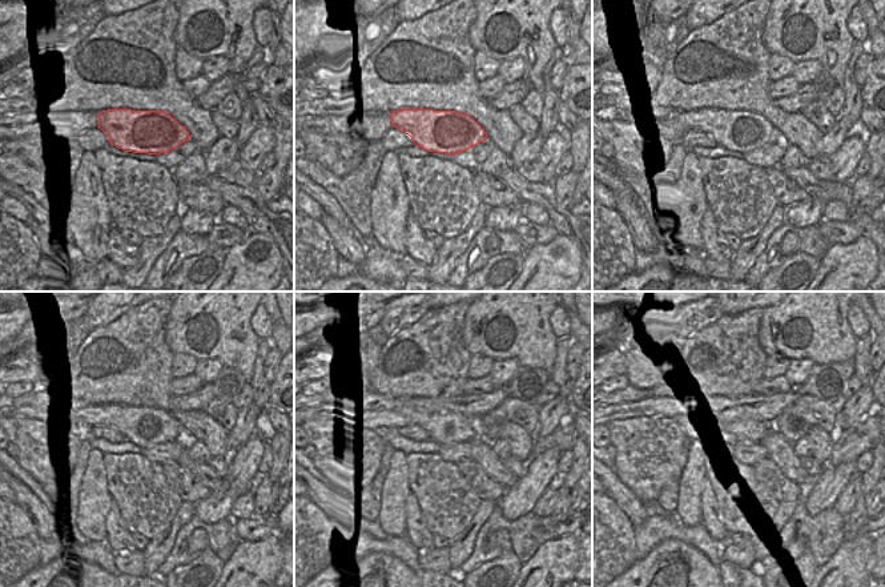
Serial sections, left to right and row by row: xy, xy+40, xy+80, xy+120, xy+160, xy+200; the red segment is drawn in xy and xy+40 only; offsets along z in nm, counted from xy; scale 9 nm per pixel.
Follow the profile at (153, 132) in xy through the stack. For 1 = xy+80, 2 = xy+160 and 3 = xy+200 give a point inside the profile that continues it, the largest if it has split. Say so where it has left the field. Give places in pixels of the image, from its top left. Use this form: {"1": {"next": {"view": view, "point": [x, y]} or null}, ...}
{"1": {"next": {"view": "xy+80", "point": [739, 131]}}, "2": {"next": {"view": "xy+160", "point": [386, 411]}}, "3": {"next": {"view": "xy+200", "point": [647, 407]}}}

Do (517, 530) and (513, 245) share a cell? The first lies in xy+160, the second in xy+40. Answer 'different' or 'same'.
same

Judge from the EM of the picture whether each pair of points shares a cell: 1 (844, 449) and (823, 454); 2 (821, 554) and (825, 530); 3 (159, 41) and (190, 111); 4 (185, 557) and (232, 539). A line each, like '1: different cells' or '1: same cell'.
1: different cells
2: same cell
3: same cell
4: same cell

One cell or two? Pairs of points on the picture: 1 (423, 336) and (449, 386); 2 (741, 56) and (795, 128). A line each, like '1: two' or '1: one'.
1: one
2: one

